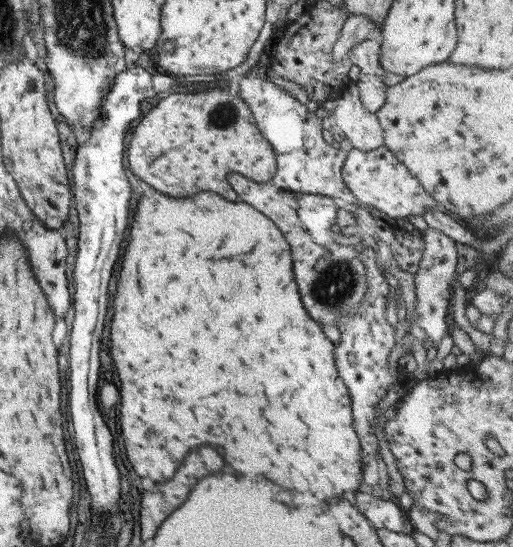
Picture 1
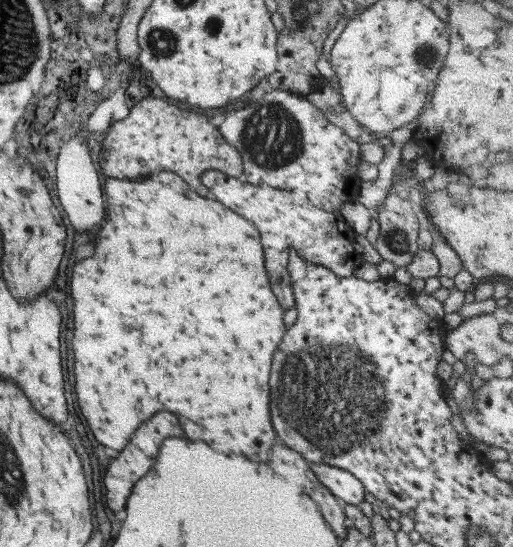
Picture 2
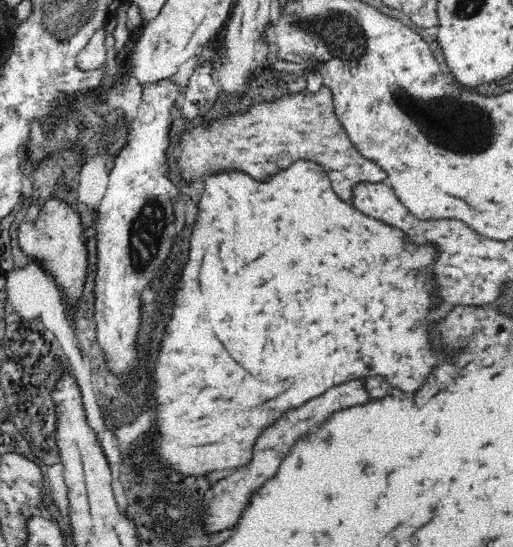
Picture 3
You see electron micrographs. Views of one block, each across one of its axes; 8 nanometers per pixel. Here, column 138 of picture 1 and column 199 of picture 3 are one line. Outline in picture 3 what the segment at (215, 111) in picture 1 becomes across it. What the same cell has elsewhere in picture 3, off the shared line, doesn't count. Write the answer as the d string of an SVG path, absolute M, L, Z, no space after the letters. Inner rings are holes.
M322 86L316 94L292 94L278 98L276 102L254 104L238 114L220 116L208 124L194 126L186 136L181 132L180 155L176 159L180 178L190 184L200 176L236 170L262 182L264 178L278 174L276 168L284 170L296 160L314 160L326 170L334 192L348 202L356 182L380 183L386 173L355 149L332 106L332 94Z

